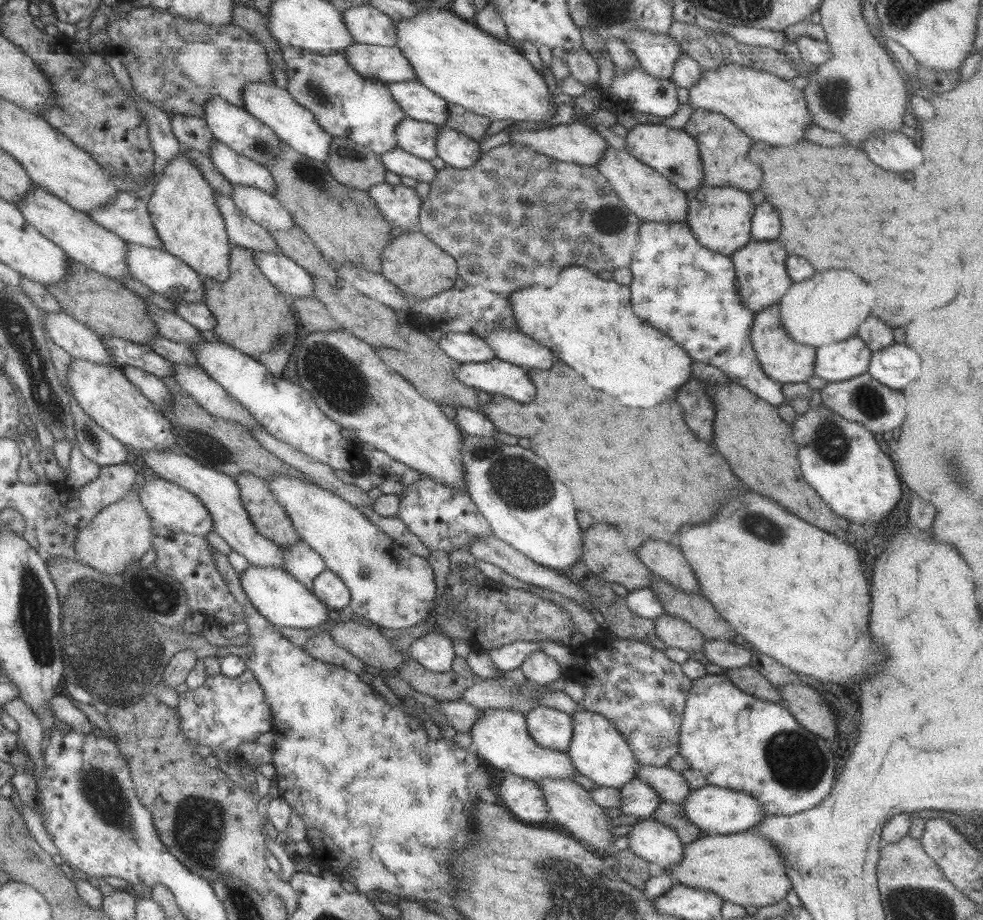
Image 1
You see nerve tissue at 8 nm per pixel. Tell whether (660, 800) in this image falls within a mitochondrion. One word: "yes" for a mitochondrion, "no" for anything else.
no

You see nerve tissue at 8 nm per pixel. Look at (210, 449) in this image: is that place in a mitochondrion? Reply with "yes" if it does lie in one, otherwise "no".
yes

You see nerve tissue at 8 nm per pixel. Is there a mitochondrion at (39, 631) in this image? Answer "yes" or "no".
yes

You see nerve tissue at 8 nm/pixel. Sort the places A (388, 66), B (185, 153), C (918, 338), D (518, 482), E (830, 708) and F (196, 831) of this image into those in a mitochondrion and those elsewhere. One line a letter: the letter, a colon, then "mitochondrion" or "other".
A: other
B: other
C: other
D: mitochondrion
E: other
F: mitochondrion

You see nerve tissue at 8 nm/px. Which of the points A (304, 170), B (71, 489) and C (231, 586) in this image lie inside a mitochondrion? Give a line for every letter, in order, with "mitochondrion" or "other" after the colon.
A: mitochondrion
B: other
C: other

